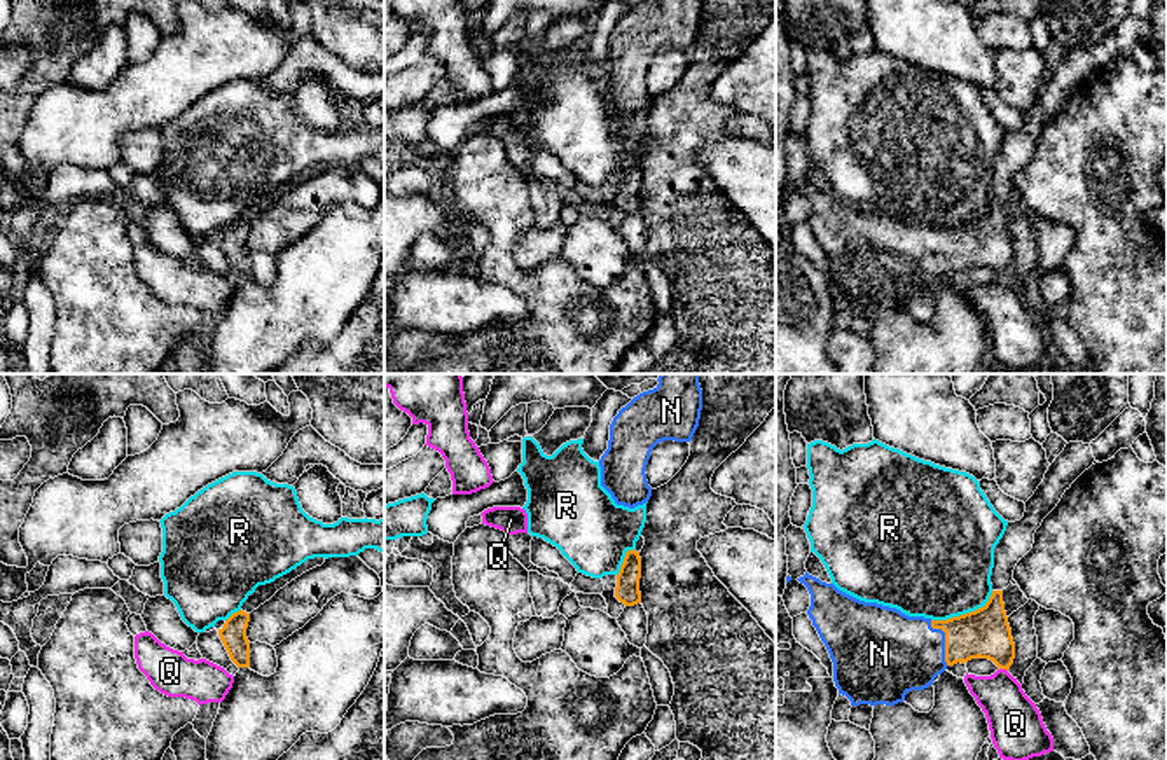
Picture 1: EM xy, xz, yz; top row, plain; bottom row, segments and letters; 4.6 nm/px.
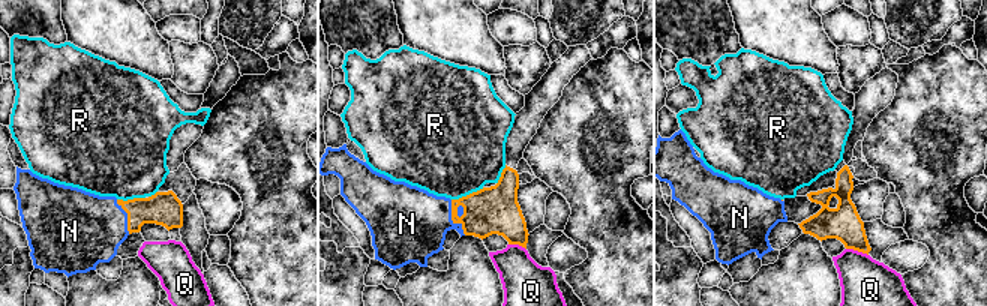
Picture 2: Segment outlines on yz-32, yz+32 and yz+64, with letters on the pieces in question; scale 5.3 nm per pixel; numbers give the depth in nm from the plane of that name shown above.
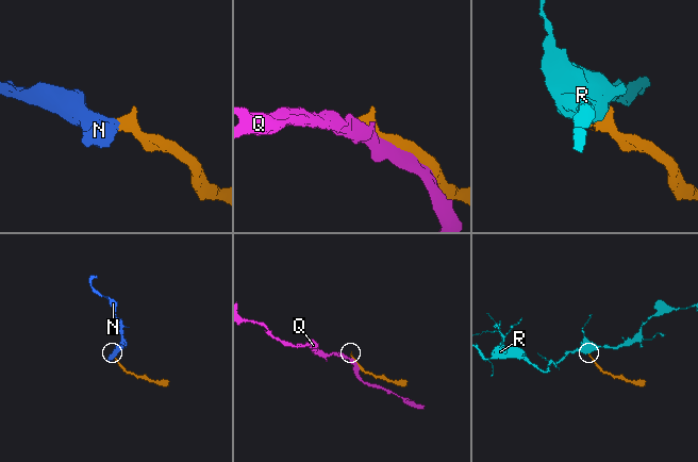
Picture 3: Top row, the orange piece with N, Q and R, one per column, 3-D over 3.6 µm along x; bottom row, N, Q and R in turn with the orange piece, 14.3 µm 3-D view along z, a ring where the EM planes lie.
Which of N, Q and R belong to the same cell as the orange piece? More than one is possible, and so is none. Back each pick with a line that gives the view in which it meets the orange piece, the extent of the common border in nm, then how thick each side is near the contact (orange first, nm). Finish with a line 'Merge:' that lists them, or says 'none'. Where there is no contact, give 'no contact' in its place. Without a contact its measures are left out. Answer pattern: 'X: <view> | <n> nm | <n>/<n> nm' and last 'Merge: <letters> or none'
N: yz | 220 nm | 220/380 nm
Merge: N

